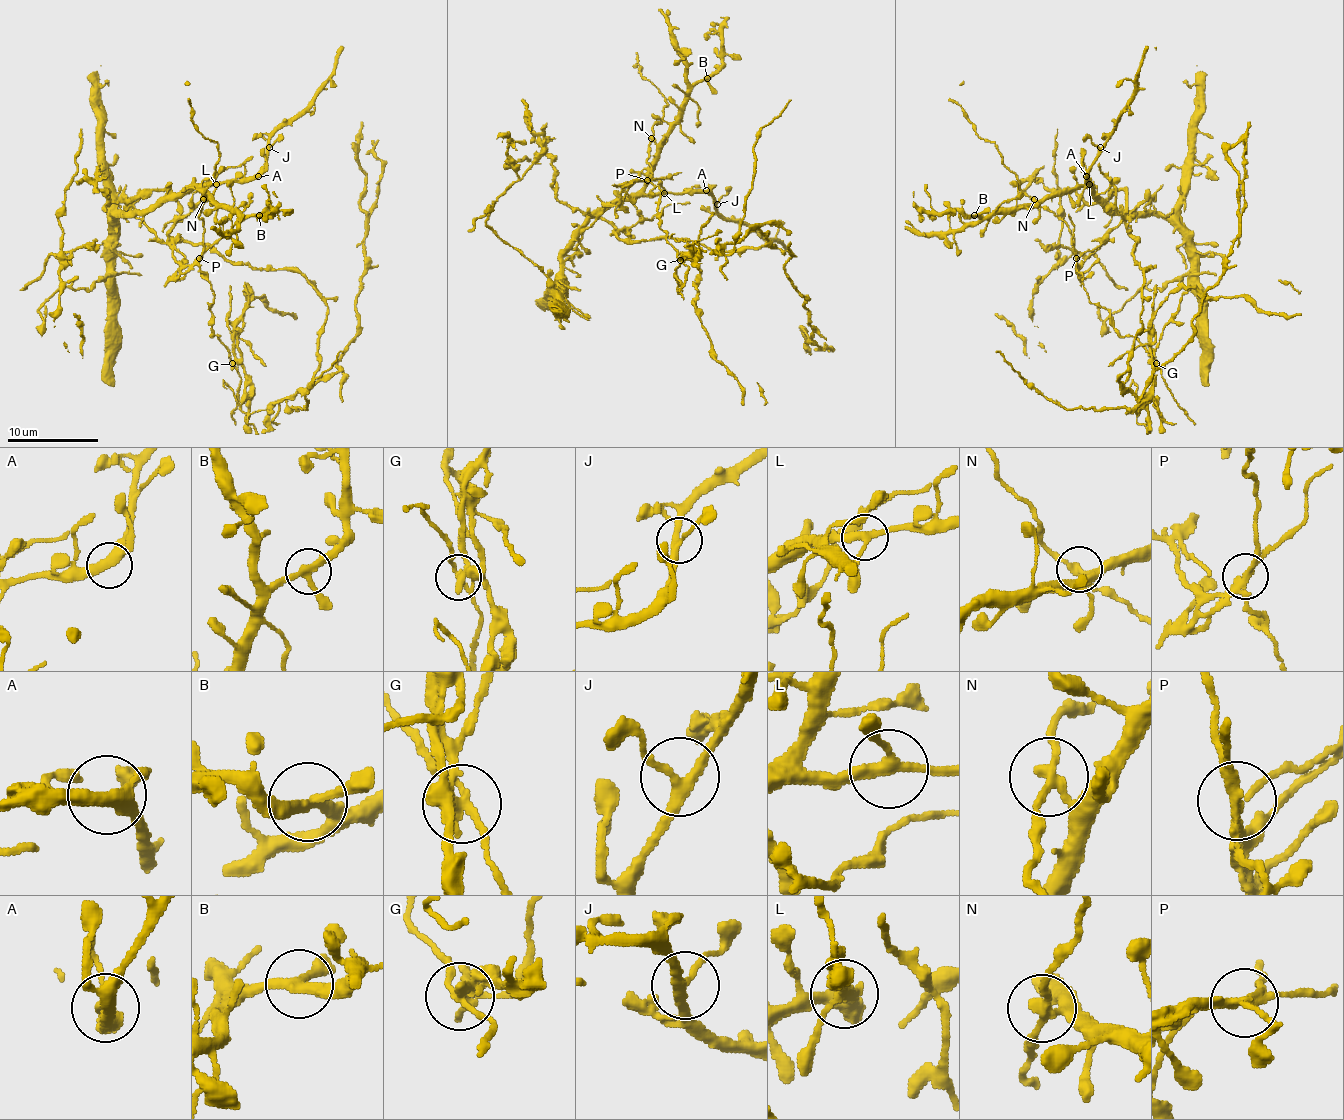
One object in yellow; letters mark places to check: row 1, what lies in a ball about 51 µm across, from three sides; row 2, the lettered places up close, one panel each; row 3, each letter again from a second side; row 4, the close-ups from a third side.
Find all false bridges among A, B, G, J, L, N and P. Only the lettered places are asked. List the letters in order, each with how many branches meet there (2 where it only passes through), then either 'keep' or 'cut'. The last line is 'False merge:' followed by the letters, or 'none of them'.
A: branches 3; keep
B: branches 3; keep
G: branches 5; cut
J: branches 3; keep
L: branches 3; keep
N: branches 3; cut
P: branches 3; cut
False merge: G, N, P

